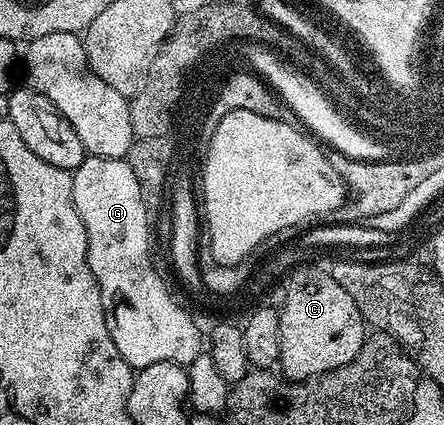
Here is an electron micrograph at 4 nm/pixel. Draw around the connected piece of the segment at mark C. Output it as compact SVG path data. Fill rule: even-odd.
M306 270L306 274L296 275L291 289L282 298L281 353L277 364L282 378L288 381L314 379L357 356L365 336L364 317L353 297L344 294L340 286L315 271Z

